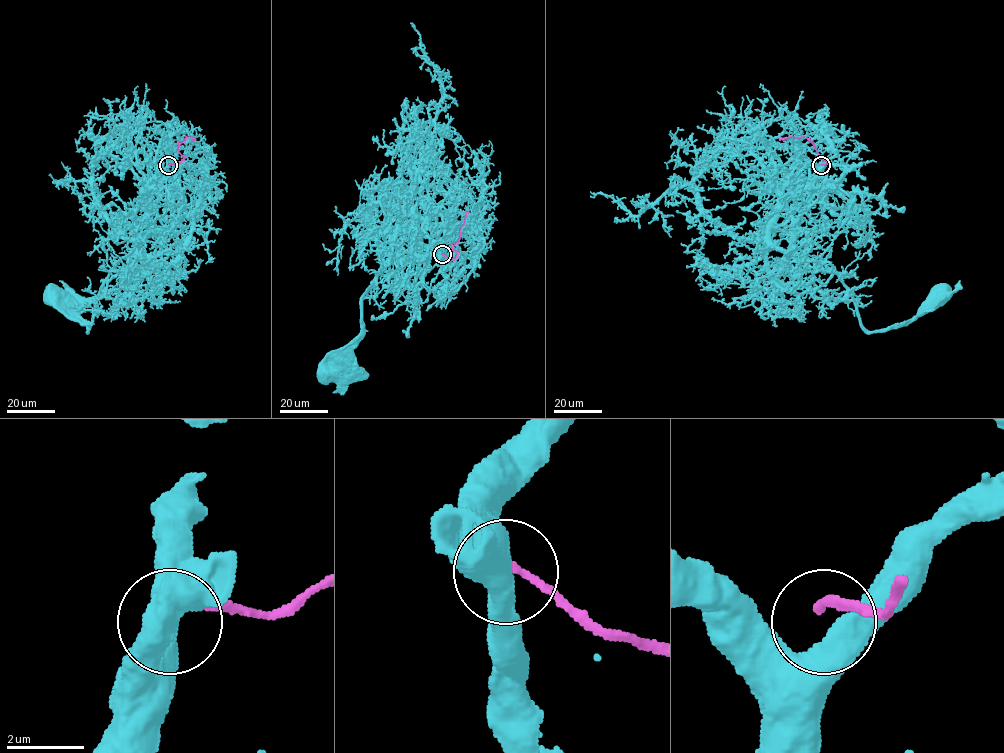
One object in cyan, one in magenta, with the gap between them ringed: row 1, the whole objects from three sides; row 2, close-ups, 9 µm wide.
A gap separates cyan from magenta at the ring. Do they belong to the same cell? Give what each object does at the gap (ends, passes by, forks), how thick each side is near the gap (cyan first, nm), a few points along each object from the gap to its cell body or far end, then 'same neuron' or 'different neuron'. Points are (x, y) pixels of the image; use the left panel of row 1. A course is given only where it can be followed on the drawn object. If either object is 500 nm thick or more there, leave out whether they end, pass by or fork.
calibres 500 and 180 nm; course cyan (168, 165), (161, 176), (148, 184), (136, 210), (137, 252), (116, 262), (99, 292), (88, 331), (57, 297); course magenta (168, 164), (183, 158), (179, 145), (186, 137), (193, 138); different neuron

